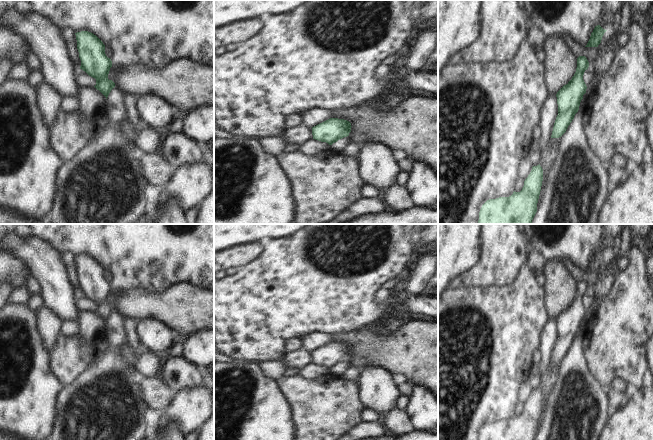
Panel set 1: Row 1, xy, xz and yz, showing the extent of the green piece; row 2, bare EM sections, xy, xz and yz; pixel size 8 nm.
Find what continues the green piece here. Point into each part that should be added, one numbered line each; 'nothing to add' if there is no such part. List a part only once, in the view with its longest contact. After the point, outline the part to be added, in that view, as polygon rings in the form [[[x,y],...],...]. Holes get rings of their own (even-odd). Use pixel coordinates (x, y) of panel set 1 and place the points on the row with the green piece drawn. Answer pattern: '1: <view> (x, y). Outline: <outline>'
nothing to add

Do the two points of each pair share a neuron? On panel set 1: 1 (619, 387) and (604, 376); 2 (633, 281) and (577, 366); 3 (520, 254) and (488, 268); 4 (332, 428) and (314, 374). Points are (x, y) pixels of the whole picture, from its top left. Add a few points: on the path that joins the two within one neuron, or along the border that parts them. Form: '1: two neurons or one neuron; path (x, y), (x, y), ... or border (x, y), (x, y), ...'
1: two neurons; border (626, 382), (616, 377), (606, 389)
2: two neurons; border (581, 334), (587, 368), (593, 377)
3: one neuron; path (512, 254), (508, 254), (496, 266)
4: two neurons; border (328, 373), (317, 379), (304, 378), (298, 374)

